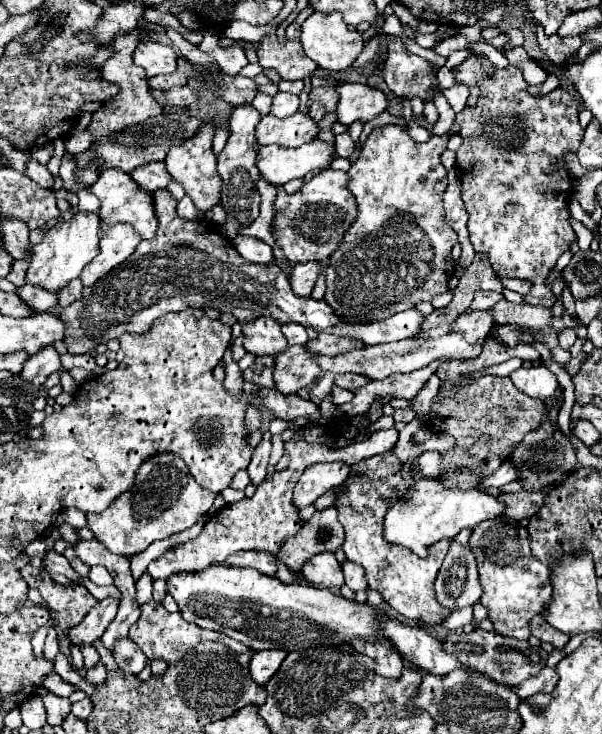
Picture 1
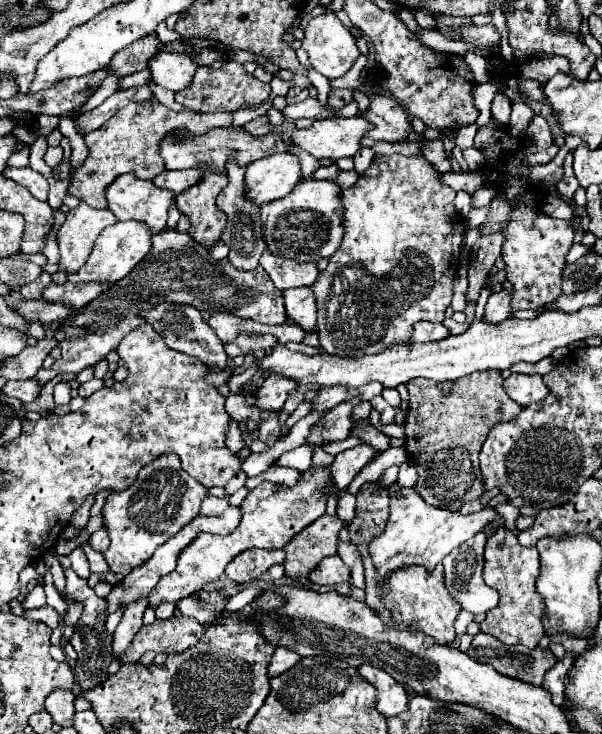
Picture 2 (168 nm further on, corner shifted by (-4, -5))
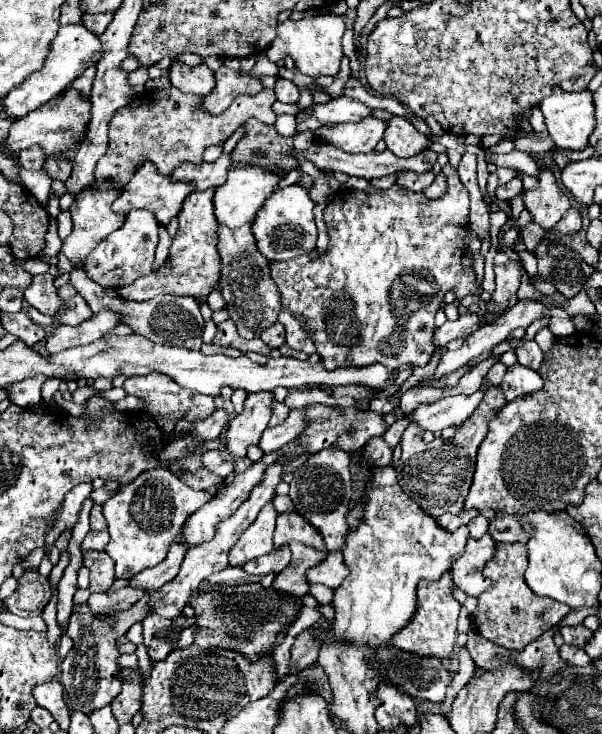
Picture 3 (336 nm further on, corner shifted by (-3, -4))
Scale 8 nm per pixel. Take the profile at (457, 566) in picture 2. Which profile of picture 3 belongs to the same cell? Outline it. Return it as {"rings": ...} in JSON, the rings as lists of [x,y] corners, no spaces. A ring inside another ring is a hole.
{"rings":[[[489,533],[481,539],[469,539],[463,555],[451,567],[453,583],[471,597],[479,597],[481,591],[487,591],[487,587],[491,587],[491,581],[485,579],[481,571],[487,561],[493,559],[495,551],[497,547]]]}

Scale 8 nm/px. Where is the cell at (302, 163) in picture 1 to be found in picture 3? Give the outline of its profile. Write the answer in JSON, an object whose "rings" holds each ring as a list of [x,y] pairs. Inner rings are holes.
{"rings":[[[235,167],[229,171],[229,177],[223,185],[215,187],[215,195],[213,195],[213,211],[215,211],[215,219],[219,225],[225,225],[229,229],[237,229],[245,223],[251,223],[251,219],[255,217],[255,211],[267,201],[267,197],[273,195],[273,191],[277,189],[281,175],[275,175],[273,171],[261,169],[261,167]]]}

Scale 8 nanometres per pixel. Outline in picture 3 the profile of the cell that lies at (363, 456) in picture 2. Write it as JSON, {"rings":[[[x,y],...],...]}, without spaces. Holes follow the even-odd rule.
{"rings":[[[383,437],[371,439],[371,443],[365,445],[365,451],[361,455],[363,467],[385,467],[391,461],[393,461],[393,447]]]}

